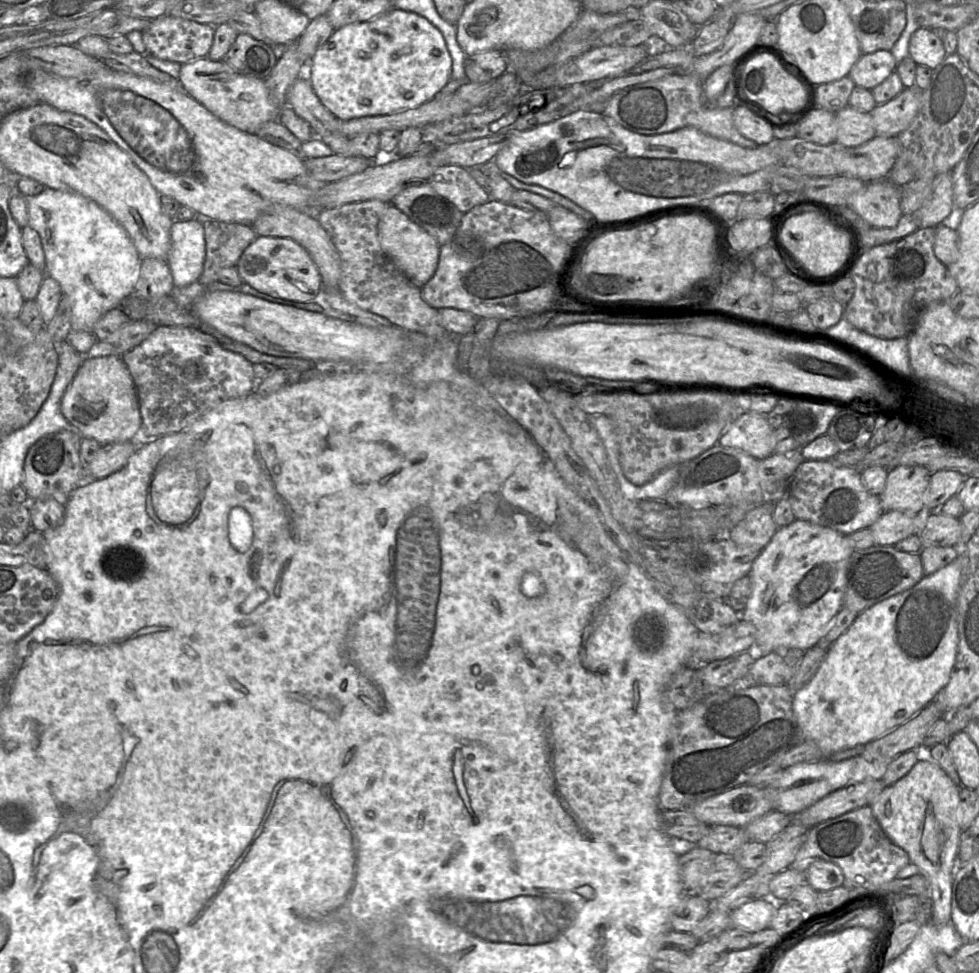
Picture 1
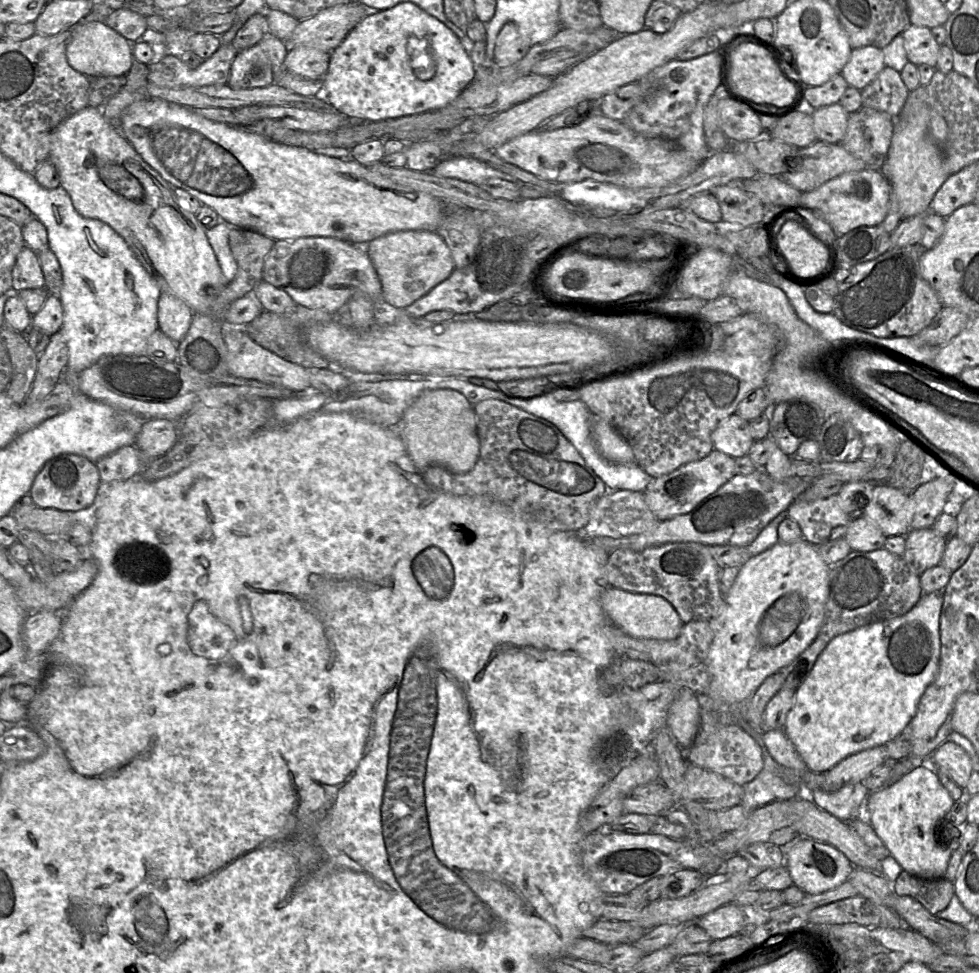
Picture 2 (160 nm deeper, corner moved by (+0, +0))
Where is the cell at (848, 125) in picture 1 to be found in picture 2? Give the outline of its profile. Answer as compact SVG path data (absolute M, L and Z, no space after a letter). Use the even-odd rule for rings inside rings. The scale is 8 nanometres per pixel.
M840 104L810 110L817 140L839 144L846 134L848 113Z

